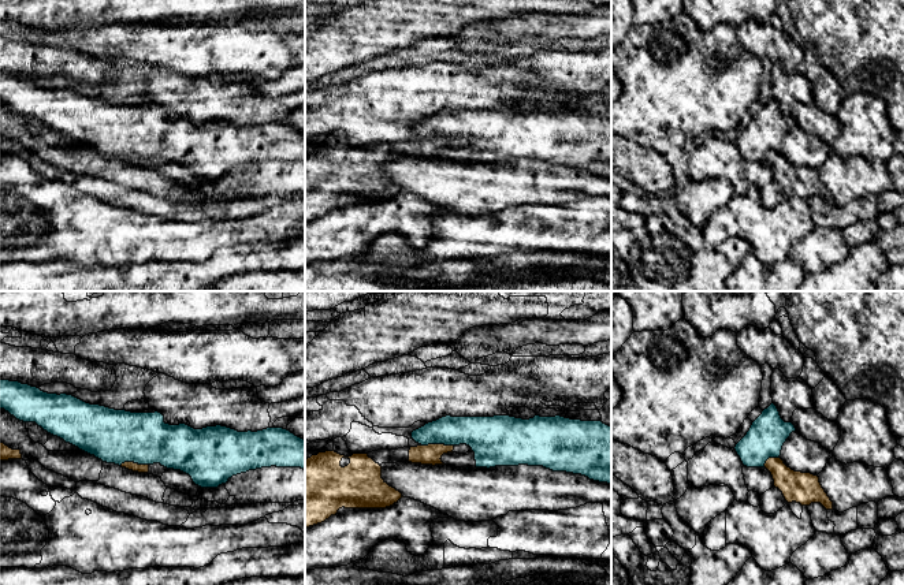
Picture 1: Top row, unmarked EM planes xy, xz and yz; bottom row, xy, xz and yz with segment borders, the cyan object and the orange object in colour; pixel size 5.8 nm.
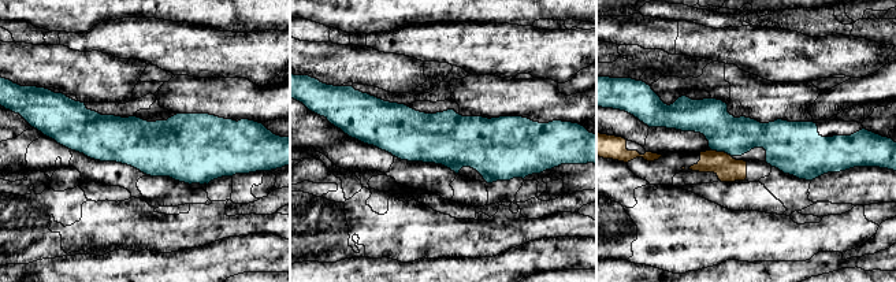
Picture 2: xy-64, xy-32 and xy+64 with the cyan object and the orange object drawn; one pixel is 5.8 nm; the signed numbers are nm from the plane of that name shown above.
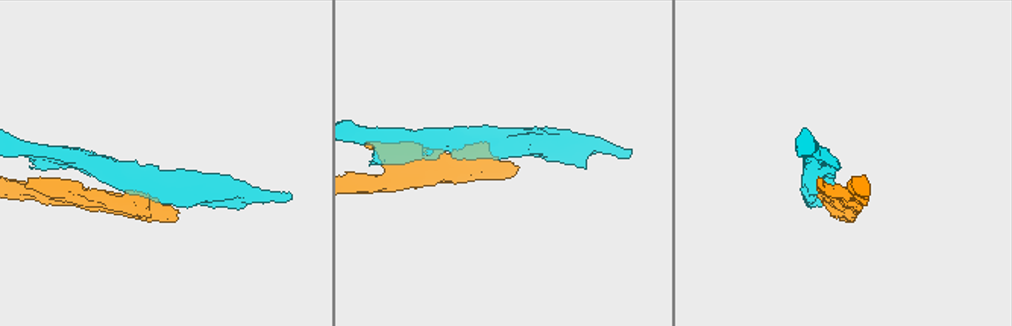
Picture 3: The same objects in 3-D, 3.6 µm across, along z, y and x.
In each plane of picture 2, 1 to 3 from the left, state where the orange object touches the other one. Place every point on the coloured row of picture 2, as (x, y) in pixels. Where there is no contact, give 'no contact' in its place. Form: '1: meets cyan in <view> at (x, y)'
1: no contact
2: no contact
3: meets cyan in xy+64 at (721, 151)

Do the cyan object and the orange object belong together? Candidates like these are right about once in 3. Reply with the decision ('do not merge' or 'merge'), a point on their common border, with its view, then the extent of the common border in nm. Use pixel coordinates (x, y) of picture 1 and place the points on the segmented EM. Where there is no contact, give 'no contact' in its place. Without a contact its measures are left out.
do not merge; contact xz (436, 443); length 190 nm

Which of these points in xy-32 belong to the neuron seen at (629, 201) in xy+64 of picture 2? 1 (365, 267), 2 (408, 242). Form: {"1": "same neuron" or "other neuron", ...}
{"1": "other neuron", "2": "same neuron"}

